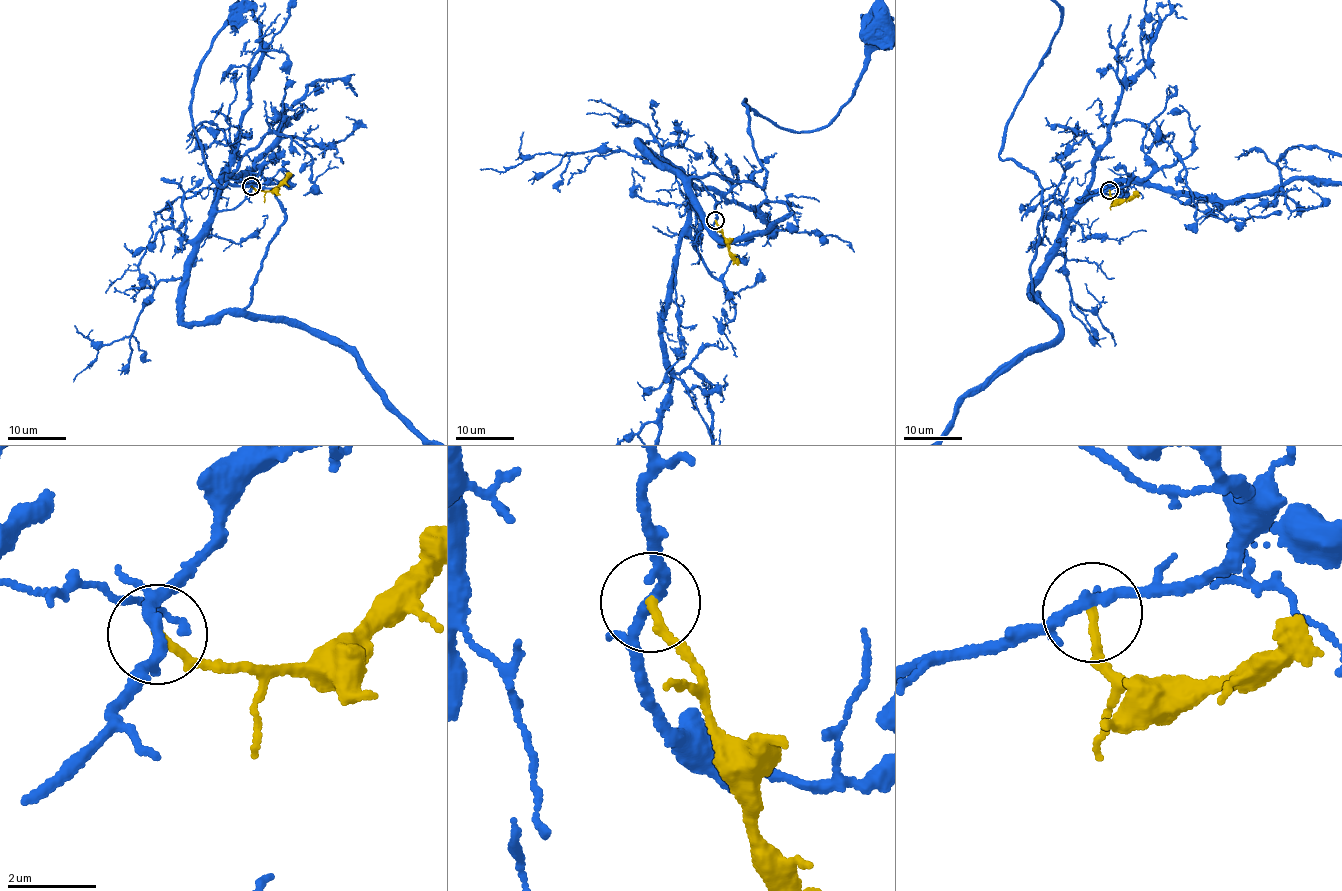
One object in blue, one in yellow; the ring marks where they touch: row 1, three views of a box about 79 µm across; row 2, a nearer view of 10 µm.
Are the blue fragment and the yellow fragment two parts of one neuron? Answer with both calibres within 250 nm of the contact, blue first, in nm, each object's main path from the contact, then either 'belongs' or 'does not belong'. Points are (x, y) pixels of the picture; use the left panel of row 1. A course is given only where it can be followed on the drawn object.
240/180 nm | blue via (251, 186), (198, 245), (184, 321), (250, 303), (284, 218), (218, 184), (194, 129), (243, 15) | yellow via (251, 186), (260, 191), (269, 190), (292, 174) | does not belong

